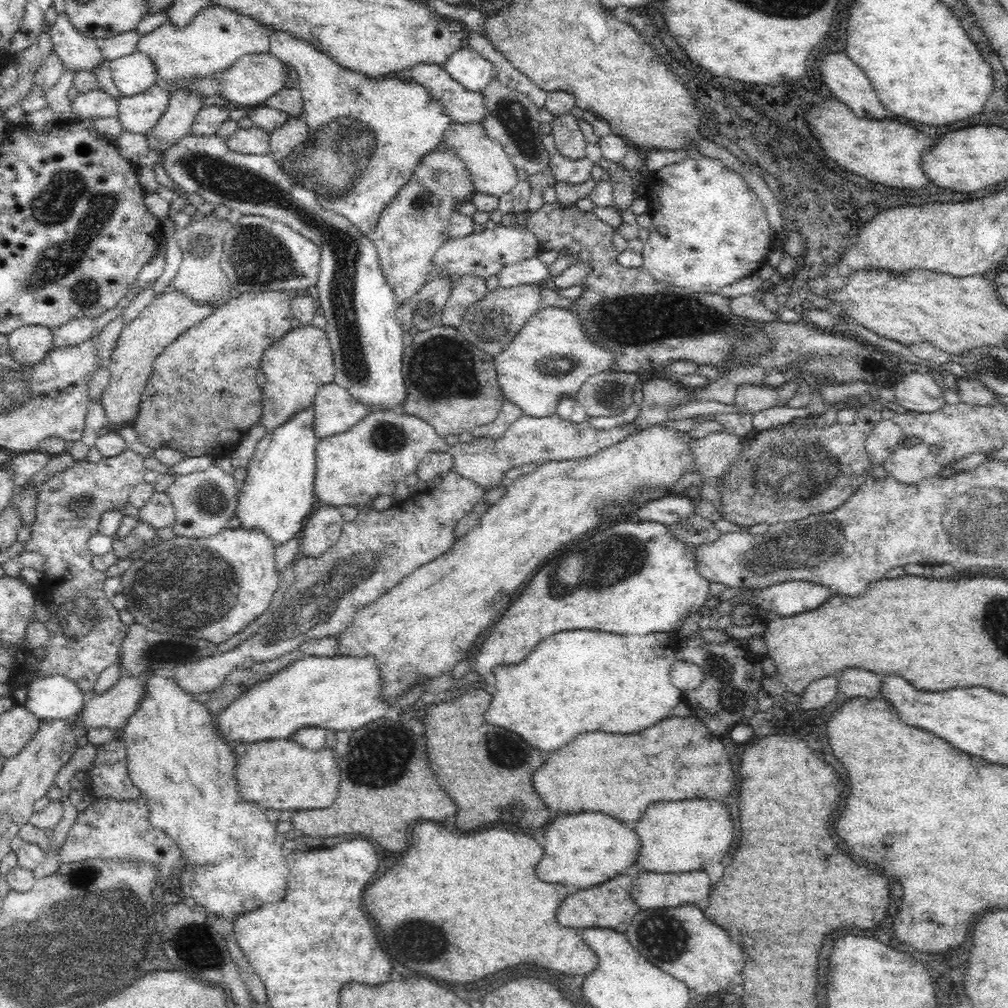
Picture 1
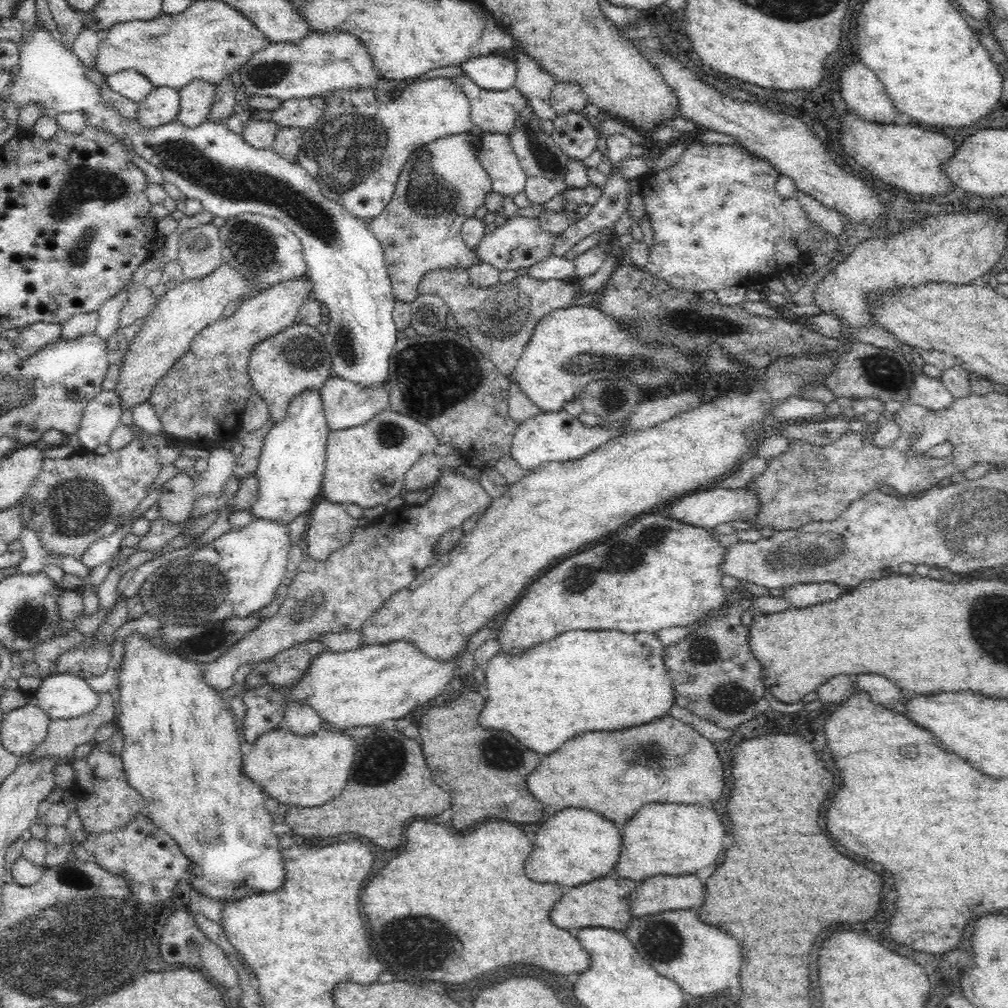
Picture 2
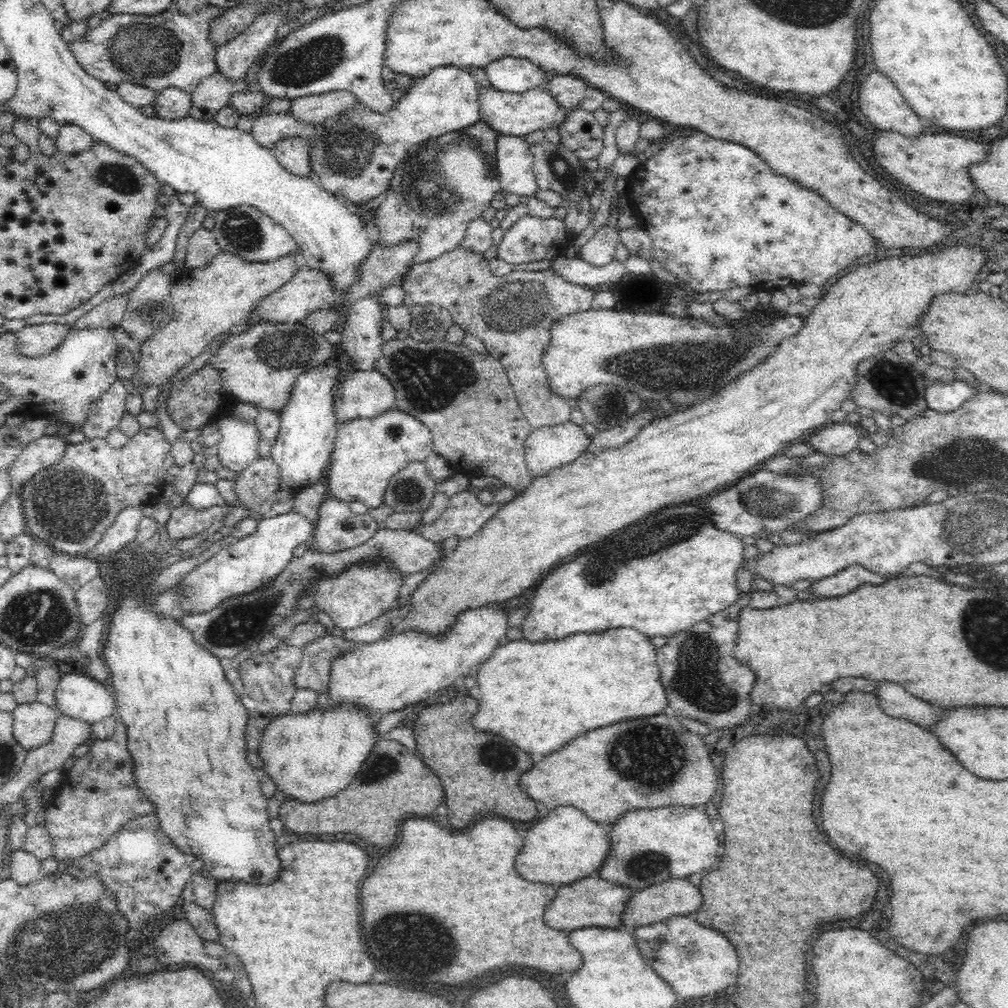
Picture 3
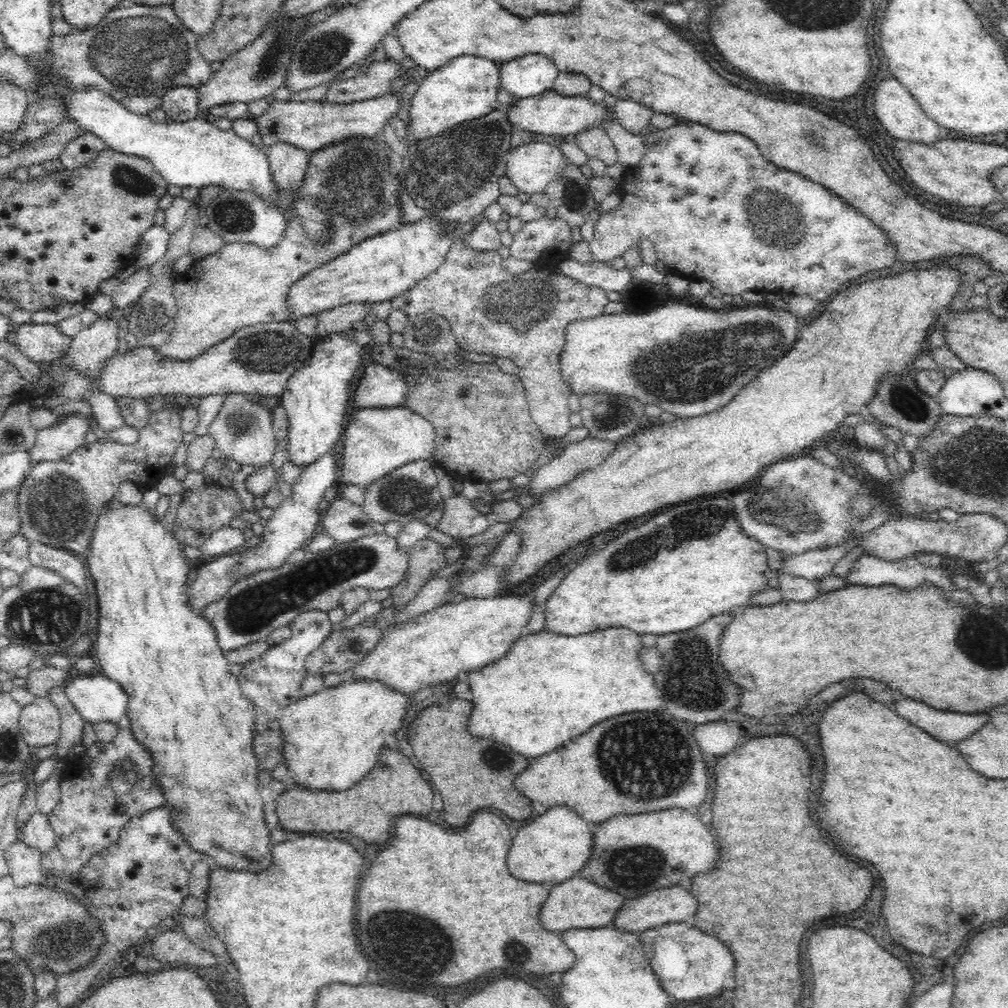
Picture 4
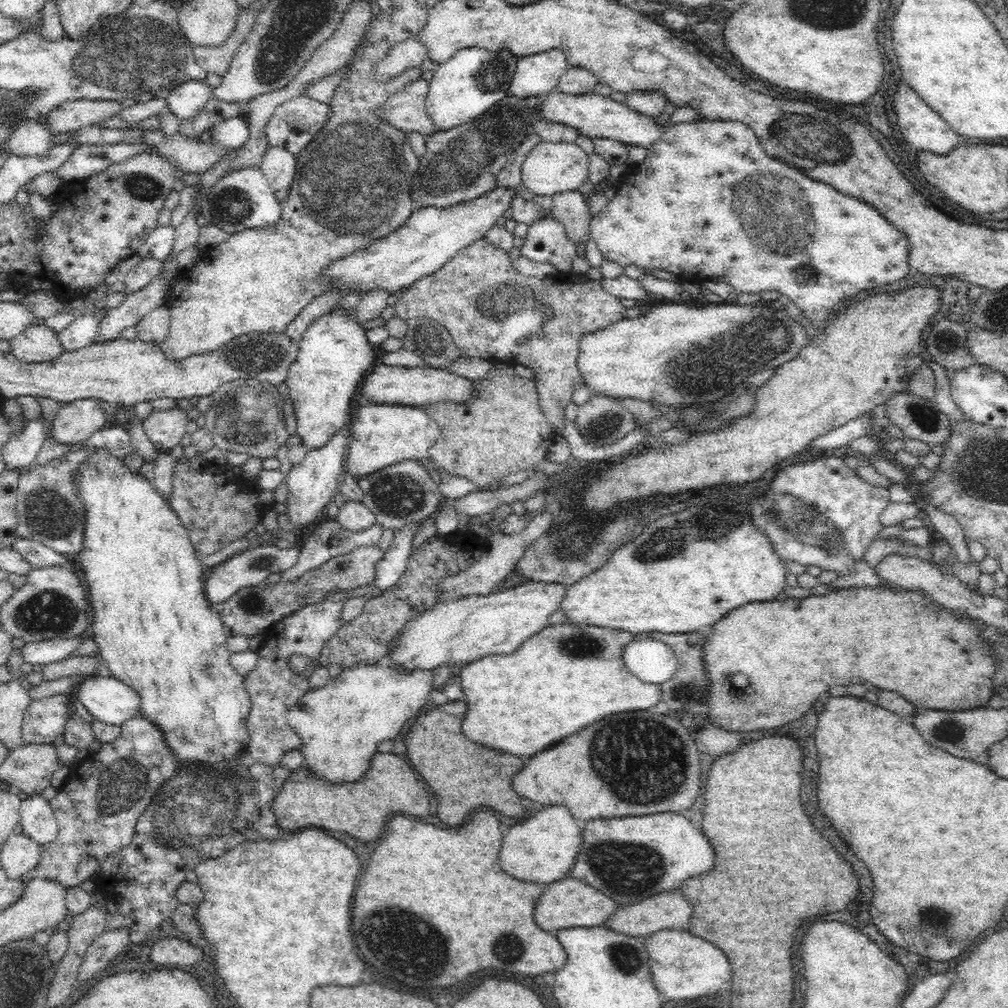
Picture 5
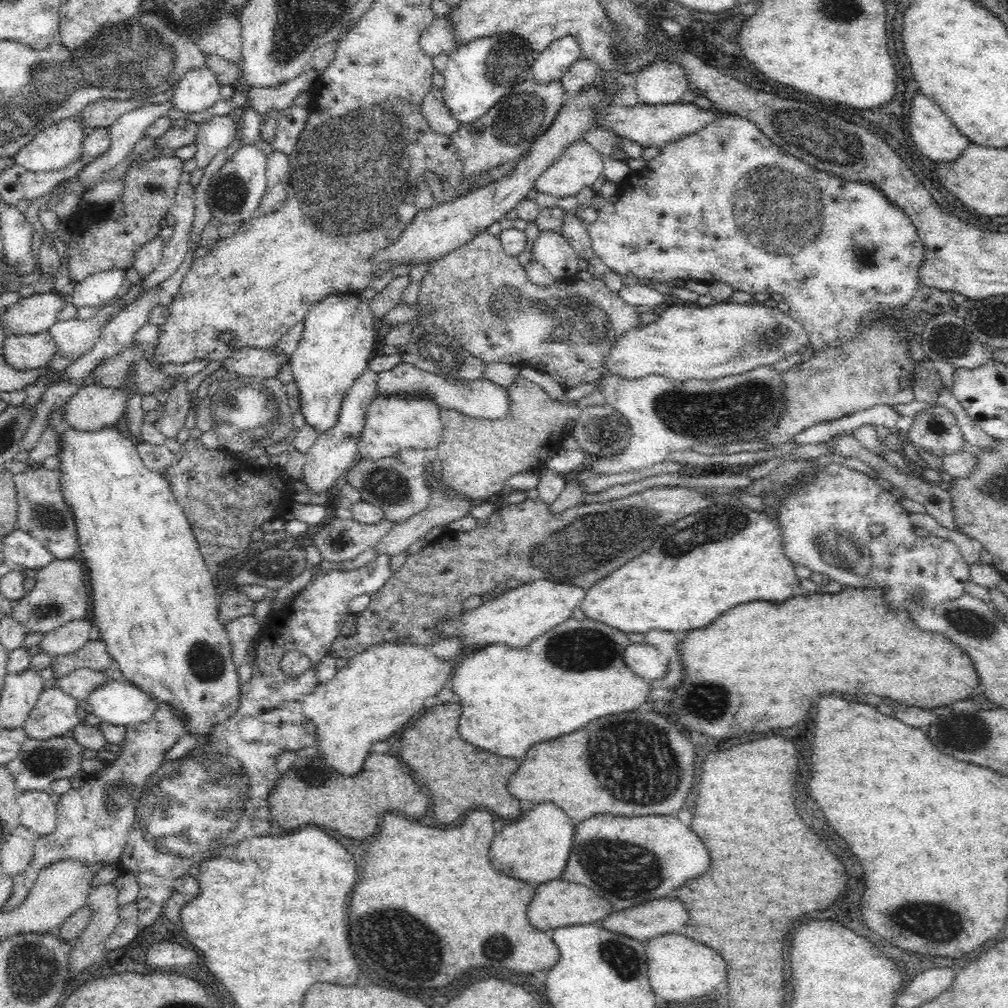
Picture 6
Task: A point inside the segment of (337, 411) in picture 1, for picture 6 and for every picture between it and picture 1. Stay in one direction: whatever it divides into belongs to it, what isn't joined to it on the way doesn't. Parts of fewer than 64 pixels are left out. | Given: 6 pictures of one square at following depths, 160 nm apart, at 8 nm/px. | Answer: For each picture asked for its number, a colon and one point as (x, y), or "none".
2: (346, 404)
3: (365, 393)
4: (380, 387)
5: (424, 385)
6: (484, 399)

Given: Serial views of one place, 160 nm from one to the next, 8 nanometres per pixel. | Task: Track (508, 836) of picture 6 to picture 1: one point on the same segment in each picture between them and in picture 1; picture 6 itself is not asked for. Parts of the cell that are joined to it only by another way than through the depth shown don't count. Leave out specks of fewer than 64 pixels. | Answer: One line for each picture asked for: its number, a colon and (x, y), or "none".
1: (580, 850)
2: (575, 846)
3: (565, 846)
4: (553, 847)
5: (543, 848)

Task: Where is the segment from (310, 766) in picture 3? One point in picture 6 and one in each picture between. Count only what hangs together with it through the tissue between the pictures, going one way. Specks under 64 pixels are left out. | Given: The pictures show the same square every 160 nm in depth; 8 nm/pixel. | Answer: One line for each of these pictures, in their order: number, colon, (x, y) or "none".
4: (332, 738)
5: (340, 724)
6: (378, 690)

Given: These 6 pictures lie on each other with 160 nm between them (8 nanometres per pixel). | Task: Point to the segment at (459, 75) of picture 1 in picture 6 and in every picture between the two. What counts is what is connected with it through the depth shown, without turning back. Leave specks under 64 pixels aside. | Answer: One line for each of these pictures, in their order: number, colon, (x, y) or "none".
2: (498, 72)
3: (515, 75)
4: (530, 75)
5: (537, 75)
6: (550, 64)

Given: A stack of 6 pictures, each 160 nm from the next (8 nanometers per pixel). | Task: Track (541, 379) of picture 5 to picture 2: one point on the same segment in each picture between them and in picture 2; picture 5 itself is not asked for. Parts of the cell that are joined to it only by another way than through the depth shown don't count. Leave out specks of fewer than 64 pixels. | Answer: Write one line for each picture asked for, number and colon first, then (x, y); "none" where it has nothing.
2: (500, 320)
3: (513, 318)
4: (490, 311)

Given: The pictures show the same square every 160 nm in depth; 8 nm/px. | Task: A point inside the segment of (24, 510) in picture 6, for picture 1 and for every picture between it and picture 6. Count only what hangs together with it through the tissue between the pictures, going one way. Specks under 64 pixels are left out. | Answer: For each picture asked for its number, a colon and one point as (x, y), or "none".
1: (86, 634)
2: (74, 501)
3: (70, 505)
4: (59, 501)
5: (48, 510)

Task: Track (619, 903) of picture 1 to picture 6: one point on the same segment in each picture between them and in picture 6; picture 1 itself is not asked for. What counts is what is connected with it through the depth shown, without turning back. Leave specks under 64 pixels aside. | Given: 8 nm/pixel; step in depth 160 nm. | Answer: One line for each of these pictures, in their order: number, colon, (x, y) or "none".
2: (604, 902)
3: (589, 902)
4: (576, 903)
5: (568, 903)
6: (557, 903)

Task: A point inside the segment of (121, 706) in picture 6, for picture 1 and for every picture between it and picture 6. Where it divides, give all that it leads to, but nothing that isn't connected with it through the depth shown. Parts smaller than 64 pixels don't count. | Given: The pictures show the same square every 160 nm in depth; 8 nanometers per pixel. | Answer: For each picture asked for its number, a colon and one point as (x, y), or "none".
1: (56, 697)
2: (62, 695)
3: (80, 697)
4: (96, 698)
5: (109, 700)

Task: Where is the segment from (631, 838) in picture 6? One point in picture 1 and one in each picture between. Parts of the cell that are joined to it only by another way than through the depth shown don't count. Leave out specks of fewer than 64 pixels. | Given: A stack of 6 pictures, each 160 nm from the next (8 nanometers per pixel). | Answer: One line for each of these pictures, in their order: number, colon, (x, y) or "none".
1: (682, 836)
2: (673, 839)
3: (648, 846)
4: (621, 859)
5: (641, 856)

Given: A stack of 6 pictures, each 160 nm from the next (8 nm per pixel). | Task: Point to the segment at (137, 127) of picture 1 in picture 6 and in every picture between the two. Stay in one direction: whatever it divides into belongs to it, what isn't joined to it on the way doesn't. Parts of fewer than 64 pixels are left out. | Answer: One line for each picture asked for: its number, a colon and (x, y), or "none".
2: (163, 105)
3: (172, 103)
4: (181, 104)
5: (188, 99)
6: (197, 90)

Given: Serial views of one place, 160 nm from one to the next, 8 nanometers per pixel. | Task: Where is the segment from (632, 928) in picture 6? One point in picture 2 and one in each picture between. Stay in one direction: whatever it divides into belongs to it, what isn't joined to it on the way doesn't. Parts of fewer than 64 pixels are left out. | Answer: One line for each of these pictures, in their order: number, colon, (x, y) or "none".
2: (662, 893)
3: (671, 898)
4: (660, 907)
5: (669, 910)

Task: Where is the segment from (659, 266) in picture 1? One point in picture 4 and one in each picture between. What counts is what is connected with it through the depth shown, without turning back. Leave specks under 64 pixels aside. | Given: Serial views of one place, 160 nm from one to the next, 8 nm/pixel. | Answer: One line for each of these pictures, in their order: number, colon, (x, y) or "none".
2: (718, 221)
3: (718, 216)
4: (713, 207)

